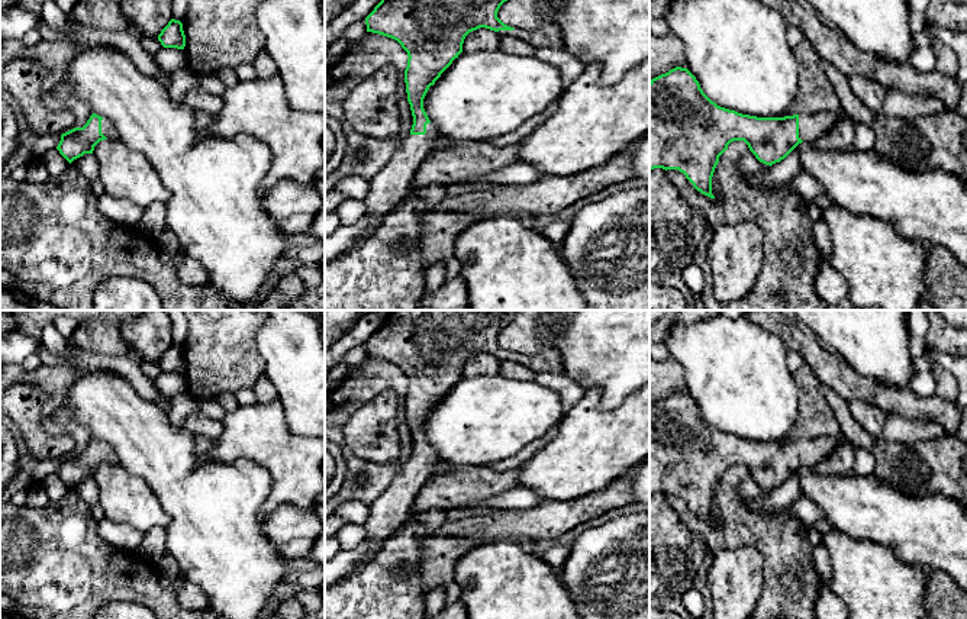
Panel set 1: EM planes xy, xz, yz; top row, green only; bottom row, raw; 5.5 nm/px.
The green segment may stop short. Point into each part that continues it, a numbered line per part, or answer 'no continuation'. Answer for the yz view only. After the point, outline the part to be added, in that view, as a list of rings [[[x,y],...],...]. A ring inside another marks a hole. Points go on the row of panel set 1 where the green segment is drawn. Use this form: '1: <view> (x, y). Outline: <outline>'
1: yz (811, 126). Outline: [[[842,109],[837,112],[799,115],[799,138],[803,142],[815,144],[815,141],[831,130],[842,116],[845,116]]]

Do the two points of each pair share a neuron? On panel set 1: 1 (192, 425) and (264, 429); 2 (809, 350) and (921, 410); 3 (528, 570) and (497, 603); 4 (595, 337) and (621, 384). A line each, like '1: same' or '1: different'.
1: different
2: same
3: same
4: same

